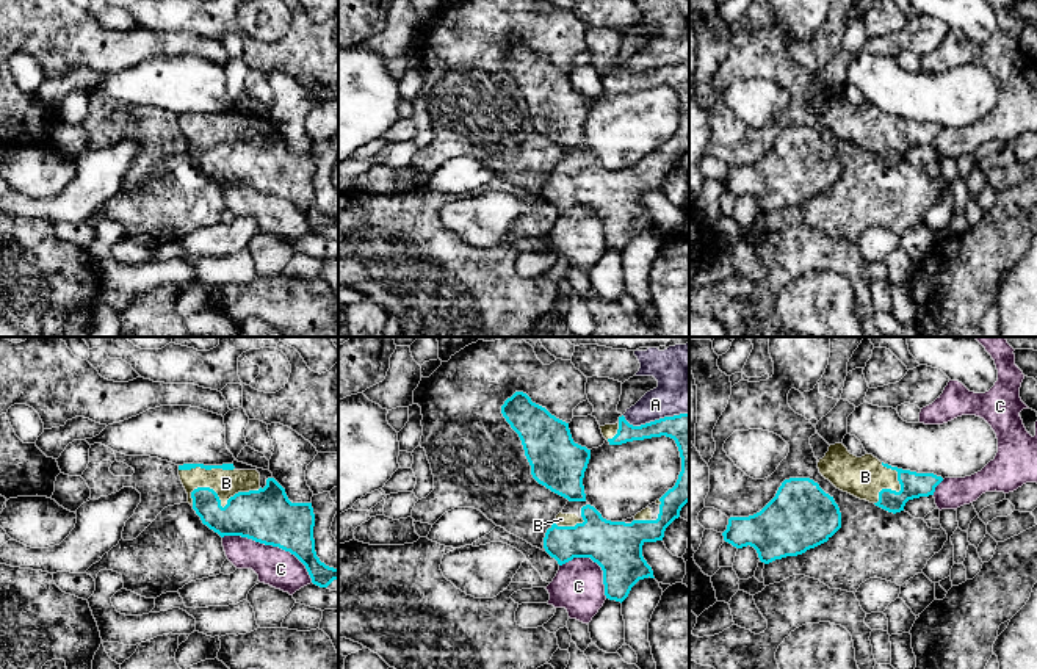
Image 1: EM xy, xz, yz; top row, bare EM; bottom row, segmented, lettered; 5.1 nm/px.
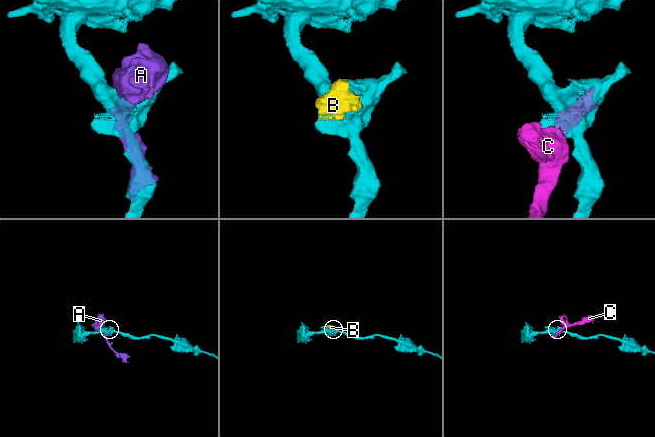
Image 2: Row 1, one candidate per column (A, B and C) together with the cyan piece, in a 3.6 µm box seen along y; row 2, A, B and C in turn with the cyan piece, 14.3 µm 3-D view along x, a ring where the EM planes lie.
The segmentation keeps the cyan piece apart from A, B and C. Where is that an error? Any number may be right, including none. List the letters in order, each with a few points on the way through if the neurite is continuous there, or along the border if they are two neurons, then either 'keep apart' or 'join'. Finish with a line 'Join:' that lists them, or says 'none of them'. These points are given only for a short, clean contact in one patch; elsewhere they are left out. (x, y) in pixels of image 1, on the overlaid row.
A: keep apart
B: join
C: keep apart
Join: B

